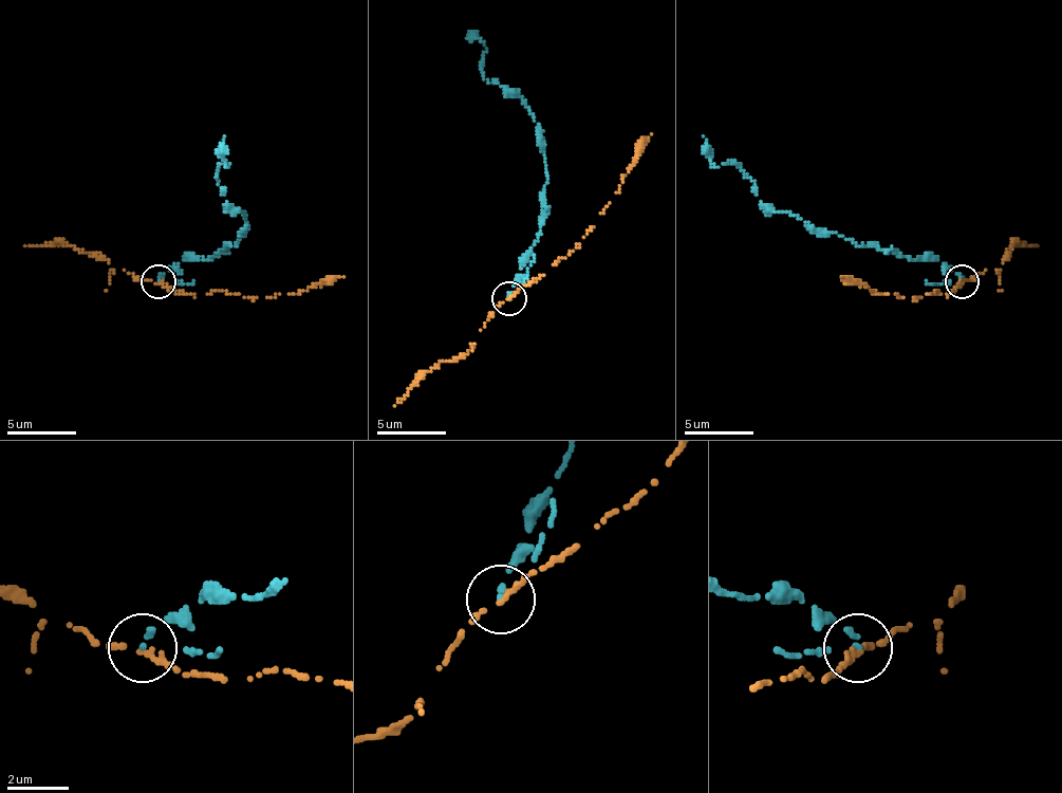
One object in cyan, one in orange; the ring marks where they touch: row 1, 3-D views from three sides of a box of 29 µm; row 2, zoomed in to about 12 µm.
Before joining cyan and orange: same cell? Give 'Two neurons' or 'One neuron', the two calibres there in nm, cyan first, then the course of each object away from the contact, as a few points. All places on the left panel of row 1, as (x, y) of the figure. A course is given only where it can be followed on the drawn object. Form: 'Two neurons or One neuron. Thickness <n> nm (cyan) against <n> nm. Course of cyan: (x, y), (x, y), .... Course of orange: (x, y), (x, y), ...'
Two neurons. Thickness 150 nm (cyan) against 240 nm. Course of cyan: (159, 280), (183, 260), (237, 246), (245, 233), (242, 211), (226, 201), (216, 177), (227, 167), (224, 135). Course of orange: (159, 283), (175, 294), (222, 291), (257, 297), (299, 294), (343, 277)

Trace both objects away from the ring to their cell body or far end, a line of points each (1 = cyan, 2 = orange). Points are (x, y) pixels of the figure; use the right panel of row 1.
1: (963, 280), (937, 260), (856, 246), (761, 201), (734, 163), (718, 167), (709, 160), (703, 135)
2: (963, 283), (953, 294), (937, 291), (914, 297), (876, 294), (841, 277)

